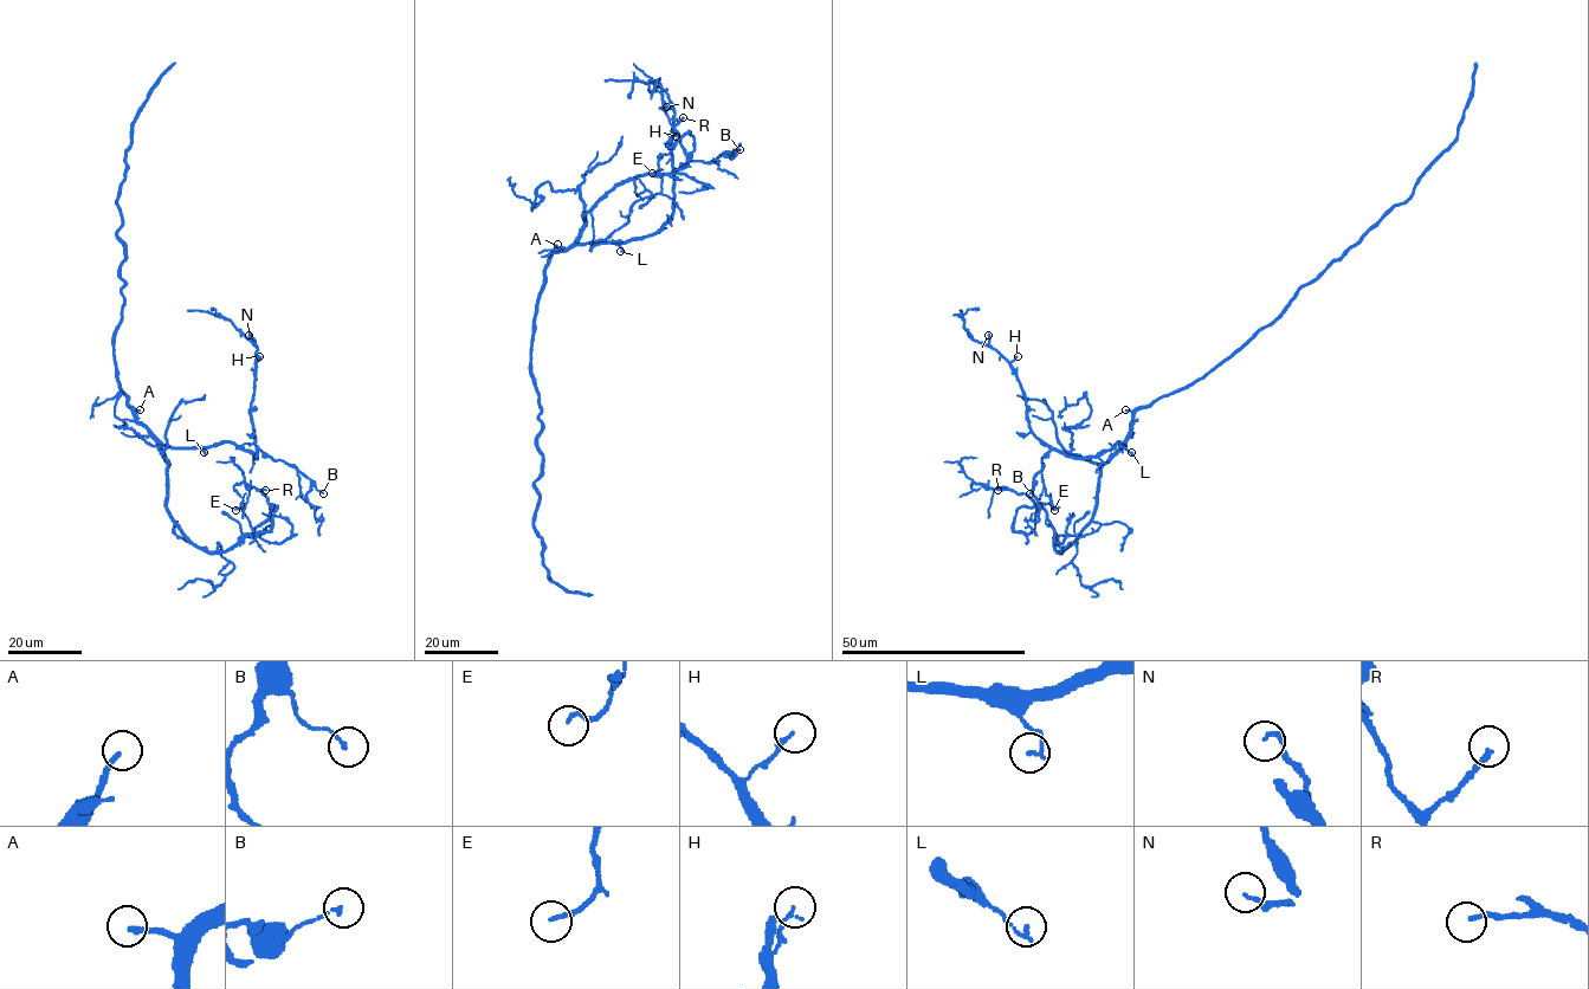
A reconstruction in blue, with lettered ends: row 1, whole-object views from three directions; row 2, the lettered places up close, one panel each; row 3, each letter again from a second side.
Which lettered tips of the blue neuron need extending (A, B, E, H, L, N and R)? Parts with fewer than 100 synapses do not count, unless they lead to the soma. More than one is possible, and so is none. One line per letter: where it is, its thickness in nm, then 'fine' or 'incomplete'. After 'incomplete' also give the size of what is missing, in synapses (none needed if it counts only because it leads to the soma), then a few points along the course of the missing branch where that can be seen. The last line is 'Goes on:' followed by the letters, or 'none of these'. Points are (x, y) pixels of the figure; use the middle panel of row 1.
A: place (557, 244); calibre 190 nm; incomplete
B: place (740, 149); calibre 140 nm; fine
E: place (652, 173); calibre 120 nm; fine
H: place (676, 136); calibre 120 nm; fine
L: place (620, 251); calibre 120 nm; fine
N: place (666, 107); calibre 140 nm; fine
R: place (683, 117); calibre 180 nm; fine
Goes on: A

